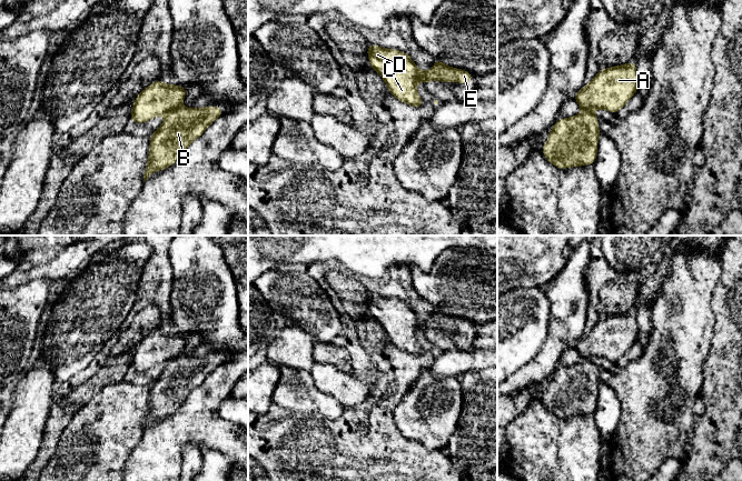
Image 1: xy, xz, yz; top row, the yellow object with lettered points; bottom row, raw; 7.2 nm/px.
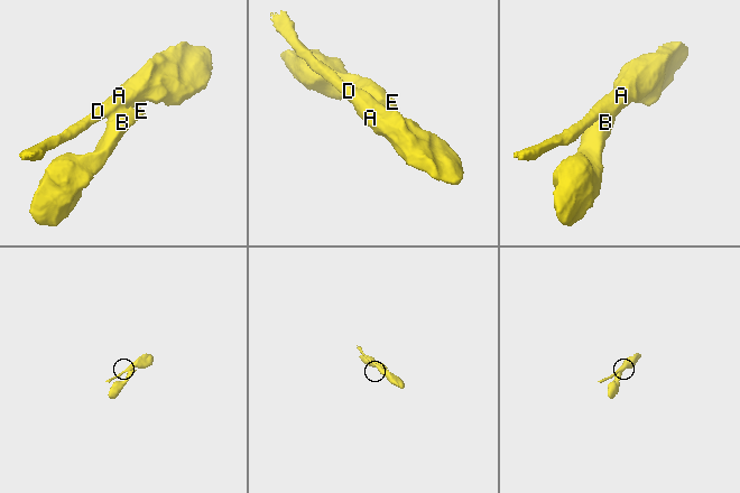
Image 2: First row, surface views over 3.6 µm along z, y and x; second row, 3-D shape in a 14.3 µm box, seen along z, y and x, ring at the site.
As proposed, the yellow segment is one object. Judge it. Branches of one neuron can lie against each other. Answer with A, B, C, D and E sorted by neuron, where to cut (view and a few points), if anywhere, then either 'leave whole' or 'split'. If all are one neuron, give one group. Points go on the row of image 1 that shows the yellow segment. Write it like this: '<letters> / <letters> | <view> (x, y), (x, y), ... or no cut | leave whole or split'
A C D / B E | xy (179, 106), (166, 113) | split

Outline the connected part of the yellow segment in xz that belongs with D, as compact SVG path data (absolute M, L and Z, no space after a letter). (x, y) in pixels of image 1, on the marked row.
M368 44L366 52L370 68L382 76L392 96L414 108L424 107L416 88L419 70L409 54L376 44Z

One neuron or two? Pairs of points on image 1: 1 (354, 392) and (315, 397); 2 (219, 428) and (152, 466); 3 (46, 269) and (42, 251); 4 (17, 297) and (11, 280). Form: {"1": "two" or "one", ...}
{"1": "two", "2": "one", "3": "two", "4": "two"}

